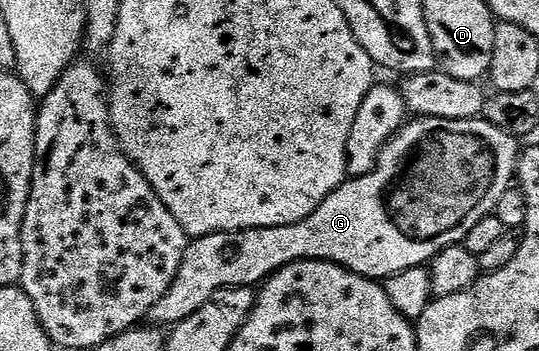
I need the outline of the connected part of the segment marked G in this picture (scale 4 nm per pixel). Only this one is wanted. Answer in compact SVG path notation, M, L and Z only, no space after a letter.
M428 116L414 117L412 120L406 121L405 125L393 135L393 139L382 148L381 155L377 157L377 167L371 173L367 176L349 178L338 190L331 192L331 196L327 196L327 200L323 200L323 204L319 204L319 208L315 208L315 212L311 212L311 216L307 216L307 220L299 220L299 224L283 224L279 228L228 230L227 232L208 234L202 238L192 239L183 256L183 264L179 264L179 272L175 276L171 288L161 297L159 304L155 304L151 308L148 321L161 328L172 328L178 322L187 320L187 316L199 312L199 308L203 308L203 304L207 304L207 300L211 300L211 296L215 296L215 292L236 286L256 287L258 284L264 283L265 279L270 278L275 272L279 272L284 266L290 266L296 262L334 262L347 267L351 272L362 274L364 278L374 280L388 280L399 272L407 272L407 268L432 263L433 257L439 252L443 252L449 246L462 245L471 230L475 228L475 224L496 211L499 196L503 196L503 192L507 192L514 185L518 161L518 139L512 138L510 134L499 128L495 128L495 124L486 122L484 117L468 118L467 120L447 120L446 118Z

